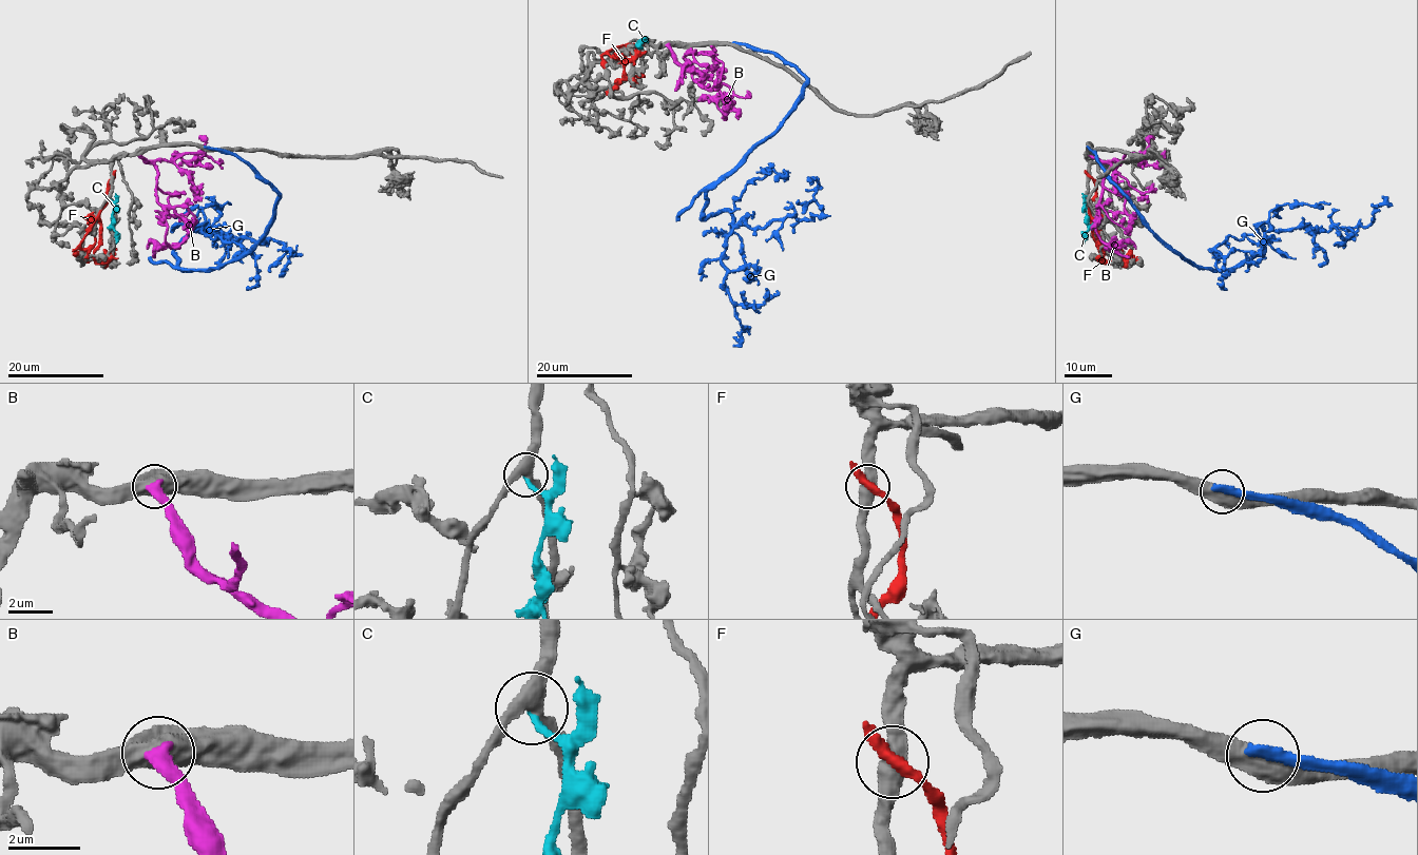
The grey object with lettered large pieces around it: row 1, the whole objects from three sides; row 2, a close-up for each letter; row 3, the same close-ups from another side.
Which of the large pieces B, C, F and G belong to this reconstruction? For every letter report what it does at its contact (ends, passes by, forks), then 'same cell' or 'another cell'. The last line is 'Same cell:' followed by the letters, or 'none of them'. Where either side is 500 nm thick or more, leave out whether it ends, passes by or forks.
B: same cell
C: it ends | another cell
F: it passes by | another cell
G: another cell
Same cell: B

